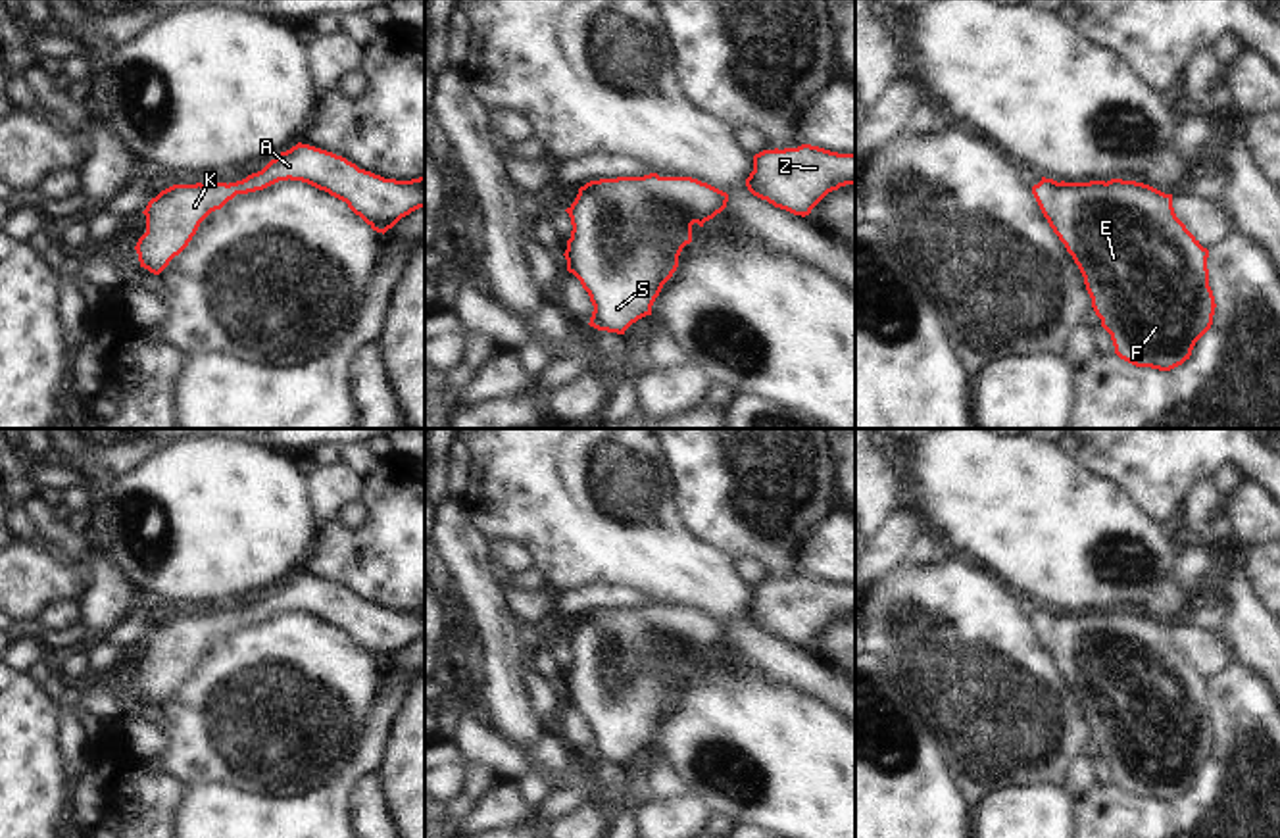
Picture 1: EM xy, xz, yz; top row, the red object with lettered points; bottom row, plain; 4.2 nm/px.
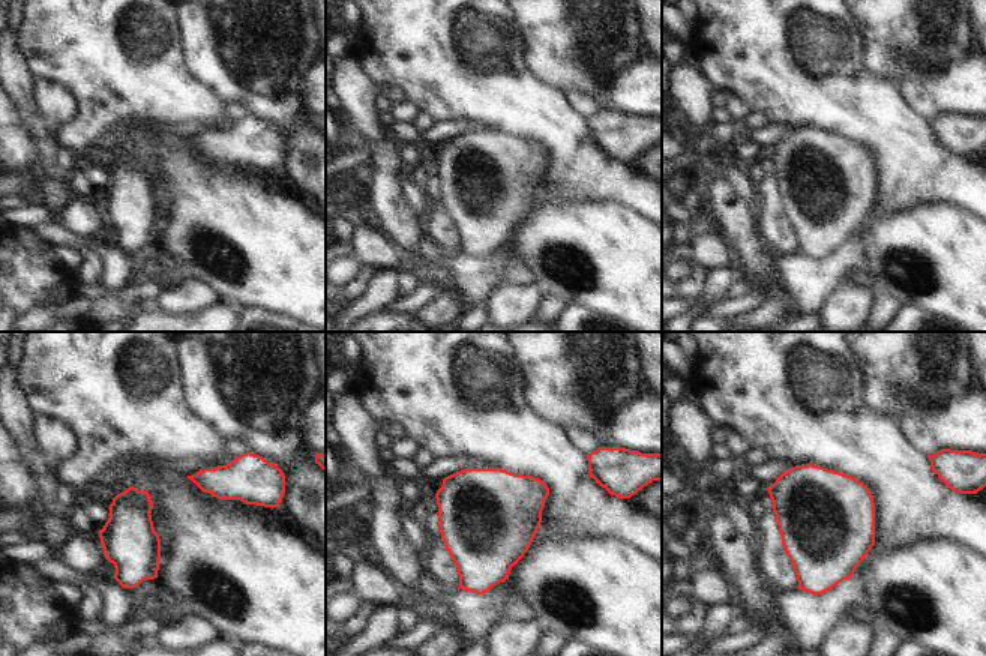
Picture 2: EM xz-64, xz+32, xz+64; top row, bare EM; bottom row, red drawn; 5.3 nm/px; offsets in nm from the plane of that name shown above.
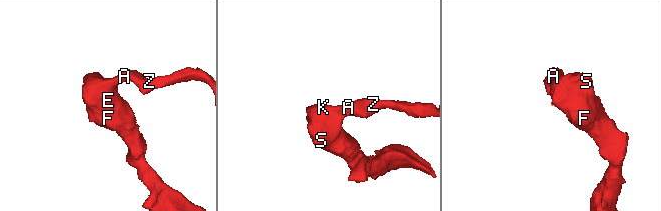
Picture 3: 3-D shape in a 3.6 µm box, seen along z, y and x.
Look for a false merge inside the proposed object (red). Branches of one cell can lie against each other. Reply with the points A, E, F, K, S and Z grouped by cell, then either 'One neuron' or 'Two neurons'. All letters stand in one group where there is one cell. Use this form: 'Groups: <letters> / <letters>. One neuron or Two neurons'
Groups: A E F K S Z. One neuron.

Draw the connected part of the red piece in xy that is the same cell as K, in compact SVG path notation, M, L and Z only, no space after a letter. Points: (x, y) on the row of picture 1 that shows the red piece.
M298 142L261 171L236 183L173 185L142 211L146 233L135 250L140 267L160 275L179 256L200 223L236 194L263 190L279 181L302 181L348 204L373 231L386 233L402 217L425 208L425 177L384 179L332 152Z

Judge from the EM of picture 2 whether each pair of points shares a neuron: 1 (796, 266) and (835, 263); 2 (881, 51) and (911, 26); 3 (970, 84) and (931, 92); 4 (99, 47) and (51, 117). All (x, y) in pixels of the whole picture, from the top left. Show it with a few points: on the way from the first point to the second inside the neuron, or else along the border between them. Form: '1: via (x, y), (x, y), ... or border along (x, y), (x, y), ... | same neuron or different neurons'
1: via (805, 266), (826, 266) | same neuron
2: via (889, 48), (904, 33) | same neuron
3: via (961, 89), (940, 92) | same neuron
4: border along (36, 78), (56, 81), (74, 96), (74, 120) | different neurons

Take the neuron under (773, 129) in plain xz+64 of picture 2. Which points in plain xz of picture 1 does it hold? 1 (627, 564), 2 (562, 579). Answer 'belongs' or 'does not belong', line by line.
1: does not belong
2: does not belong

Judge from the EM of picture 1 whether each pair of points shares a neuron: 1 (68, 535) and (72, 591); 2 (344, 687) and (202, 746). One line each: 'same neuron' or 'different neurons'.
1: different neurons
2: same neuron

